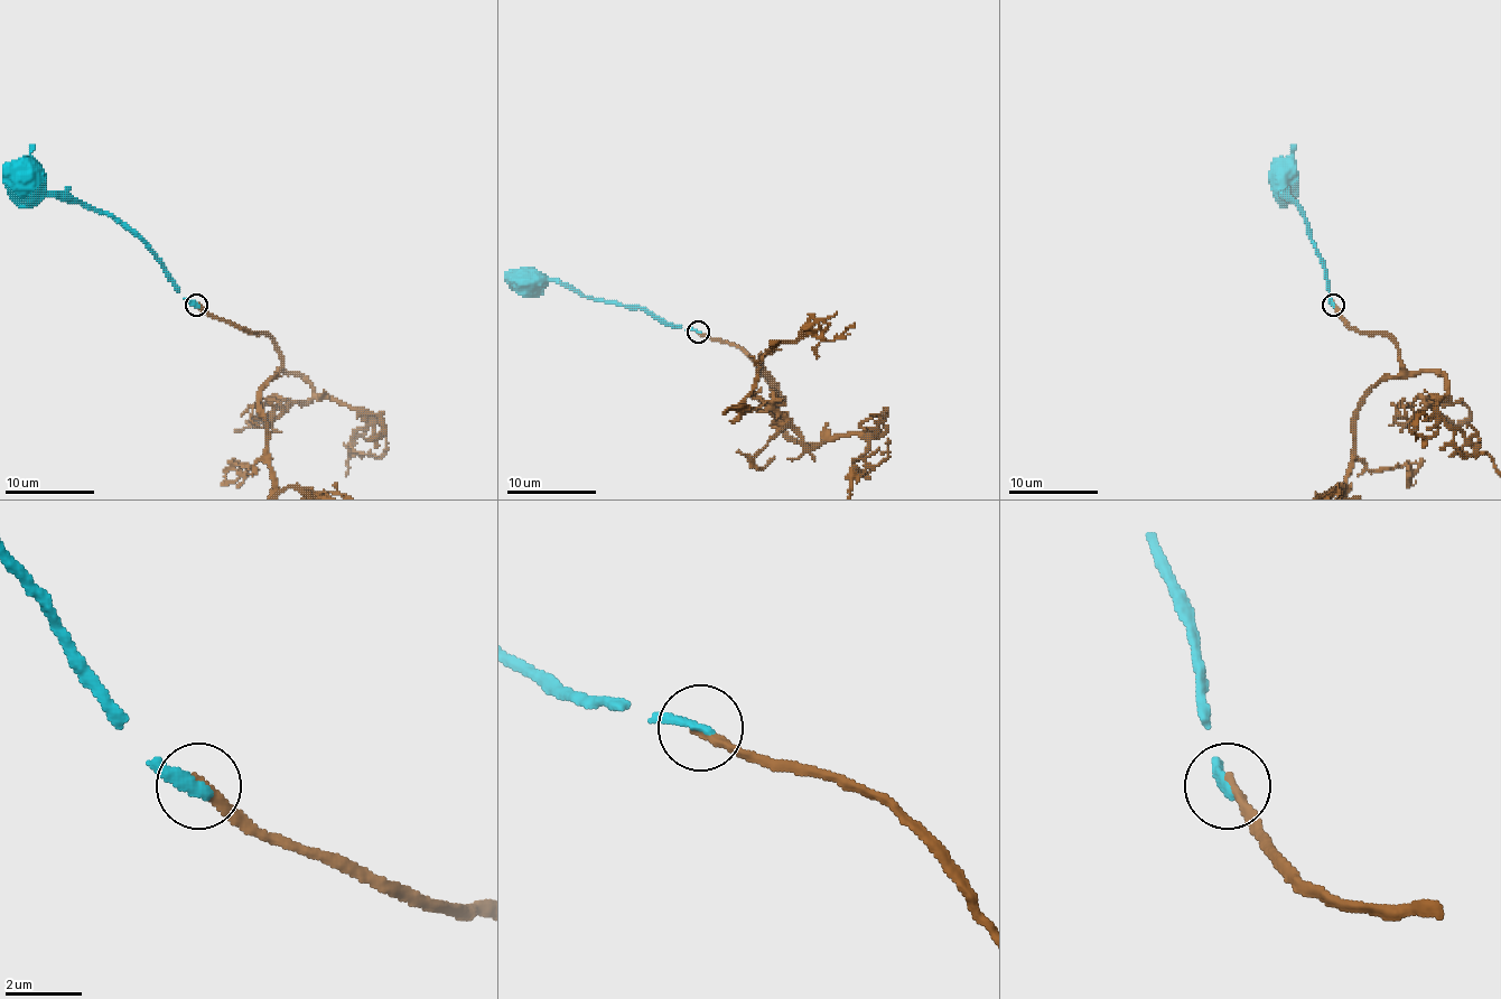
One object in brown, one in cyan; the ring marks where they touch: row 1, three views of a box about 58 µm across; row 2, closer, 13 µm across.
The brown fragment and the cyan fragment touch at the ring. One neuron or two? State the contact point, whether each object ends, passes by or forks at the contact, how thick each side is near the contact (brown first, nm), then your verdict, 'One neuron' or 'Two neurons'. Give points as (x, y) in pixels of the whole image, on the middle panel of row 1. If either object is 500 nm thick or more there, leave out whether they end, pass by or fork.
Place: (698, 332). At the ring brown ends. At the ring cyan ends. Thickness 280 nm (brown) against 280 nm. Two neurons

